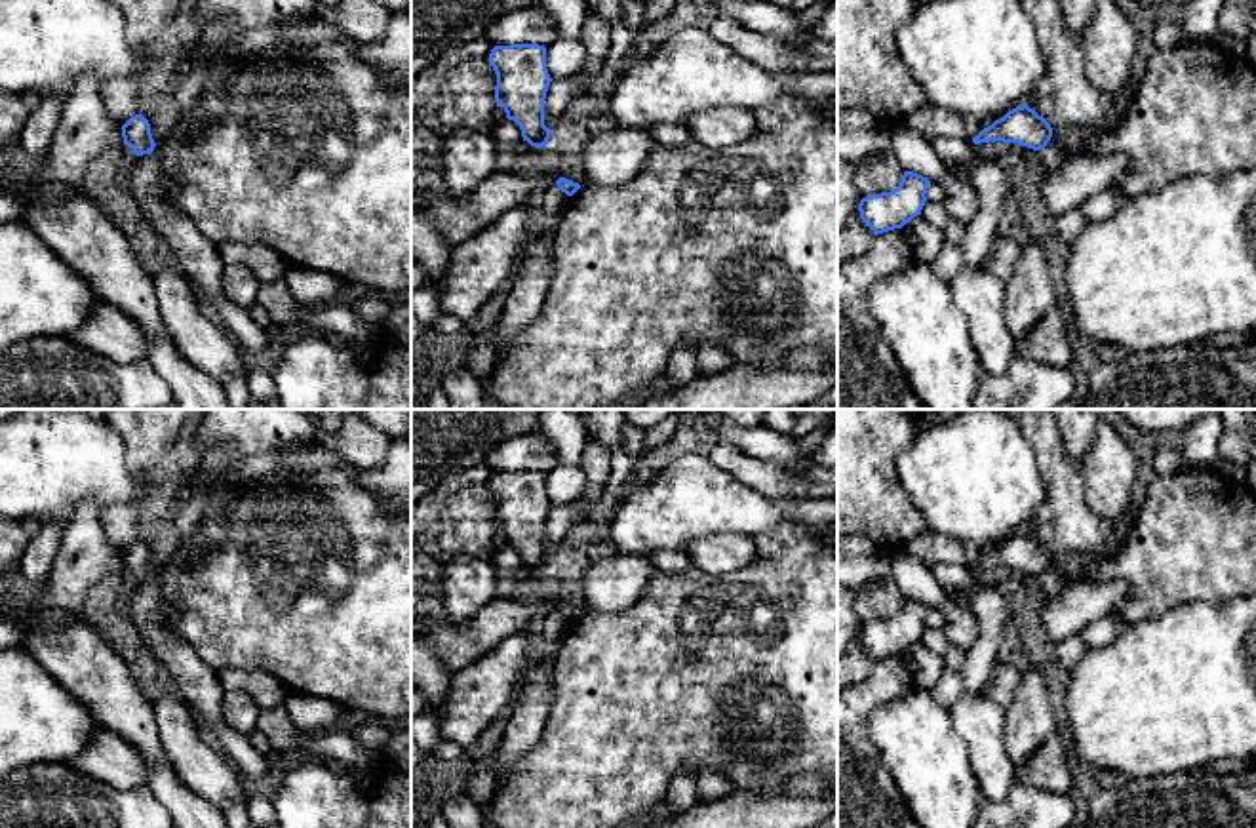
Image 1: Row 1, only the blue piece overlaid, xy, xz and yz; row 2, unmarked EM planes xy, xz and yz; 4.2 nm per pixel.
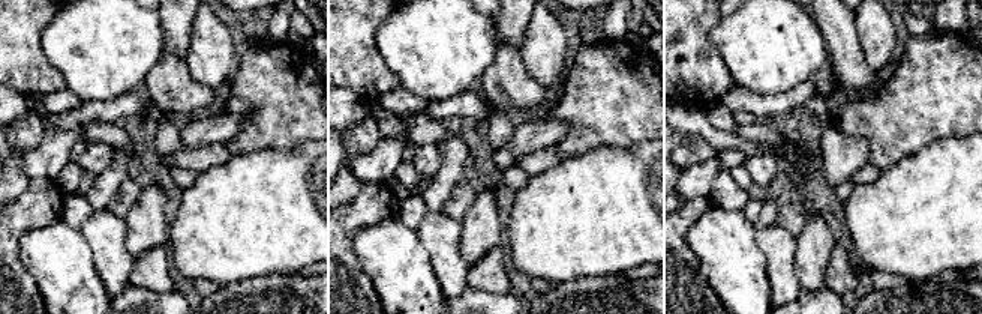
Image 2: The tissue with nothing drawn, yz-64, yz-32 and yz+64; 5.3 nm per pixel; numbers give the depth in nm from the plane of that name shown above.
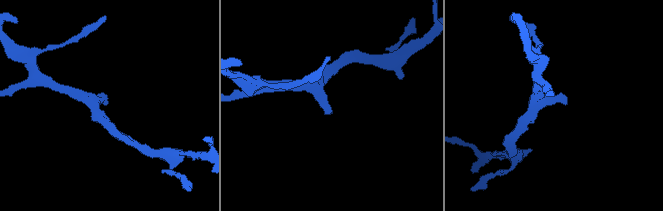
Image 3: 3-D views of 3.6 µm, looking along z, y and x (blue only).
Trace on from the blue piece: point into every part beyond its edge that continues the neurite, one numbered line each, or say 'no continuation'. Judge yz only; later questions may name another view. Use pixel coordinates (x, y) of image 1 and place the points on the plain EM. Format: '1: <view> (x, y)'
no continuation

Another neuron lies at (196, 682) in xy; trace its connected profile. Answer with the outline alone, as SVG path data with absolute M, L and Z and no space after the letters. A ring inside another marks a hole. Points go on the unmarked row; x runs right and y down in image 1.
M154 579L143 581L131 605L131 621L139 628L150 655L169 672L181 697L200 721L217 737L226 759L244 782L263 780L272 765L259 754L245 733L232 729L221 712L223 687L190 643L166 622L164 596Z

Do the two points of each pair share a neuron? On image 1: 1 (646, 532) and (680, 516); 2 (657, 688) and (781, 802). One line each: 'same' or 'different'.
1: same
2: different

